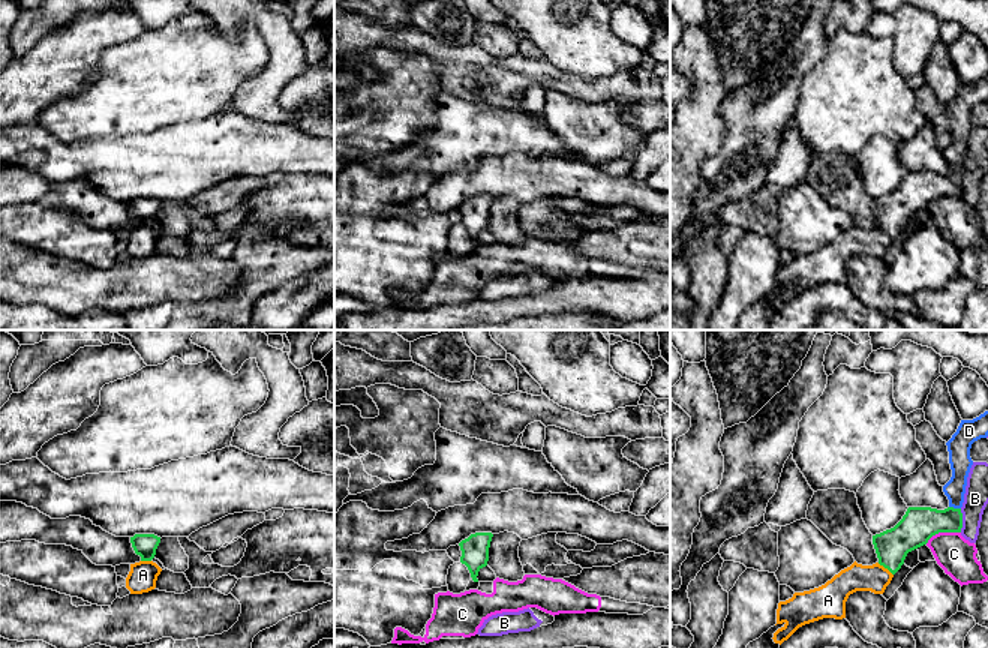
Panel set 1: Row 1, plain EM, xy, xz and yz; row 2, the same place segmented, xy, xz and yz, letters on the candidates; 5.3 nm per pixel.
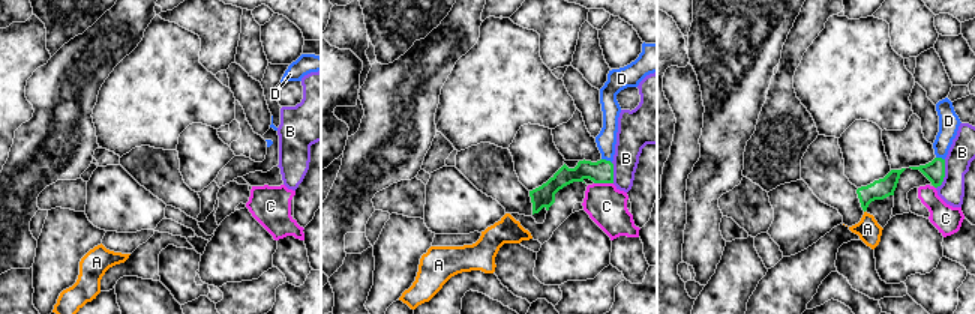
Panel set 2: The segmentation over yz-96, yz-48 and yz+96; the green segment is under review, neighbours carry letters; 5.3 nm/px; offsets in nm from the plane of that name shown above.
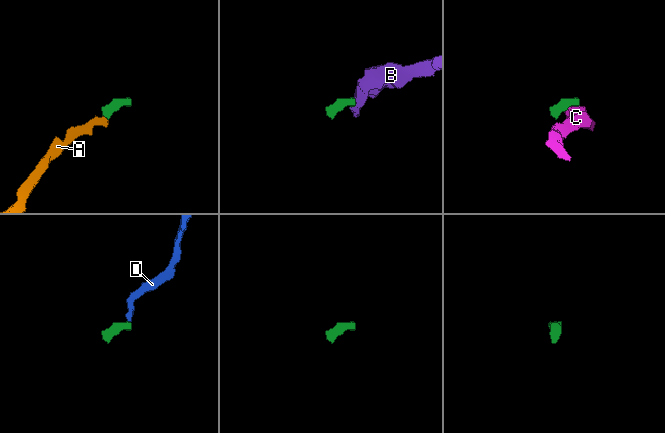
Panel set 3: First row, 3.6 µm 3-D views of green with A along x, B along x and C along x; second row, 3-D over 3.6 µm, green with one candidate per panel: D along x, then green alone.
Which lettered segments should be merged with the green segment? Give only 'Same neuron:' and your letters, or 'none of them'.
Same neuron: A, D

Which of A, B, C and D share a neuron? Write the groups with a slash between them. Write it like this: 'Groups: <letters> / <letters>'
Groups: A D / B / C

